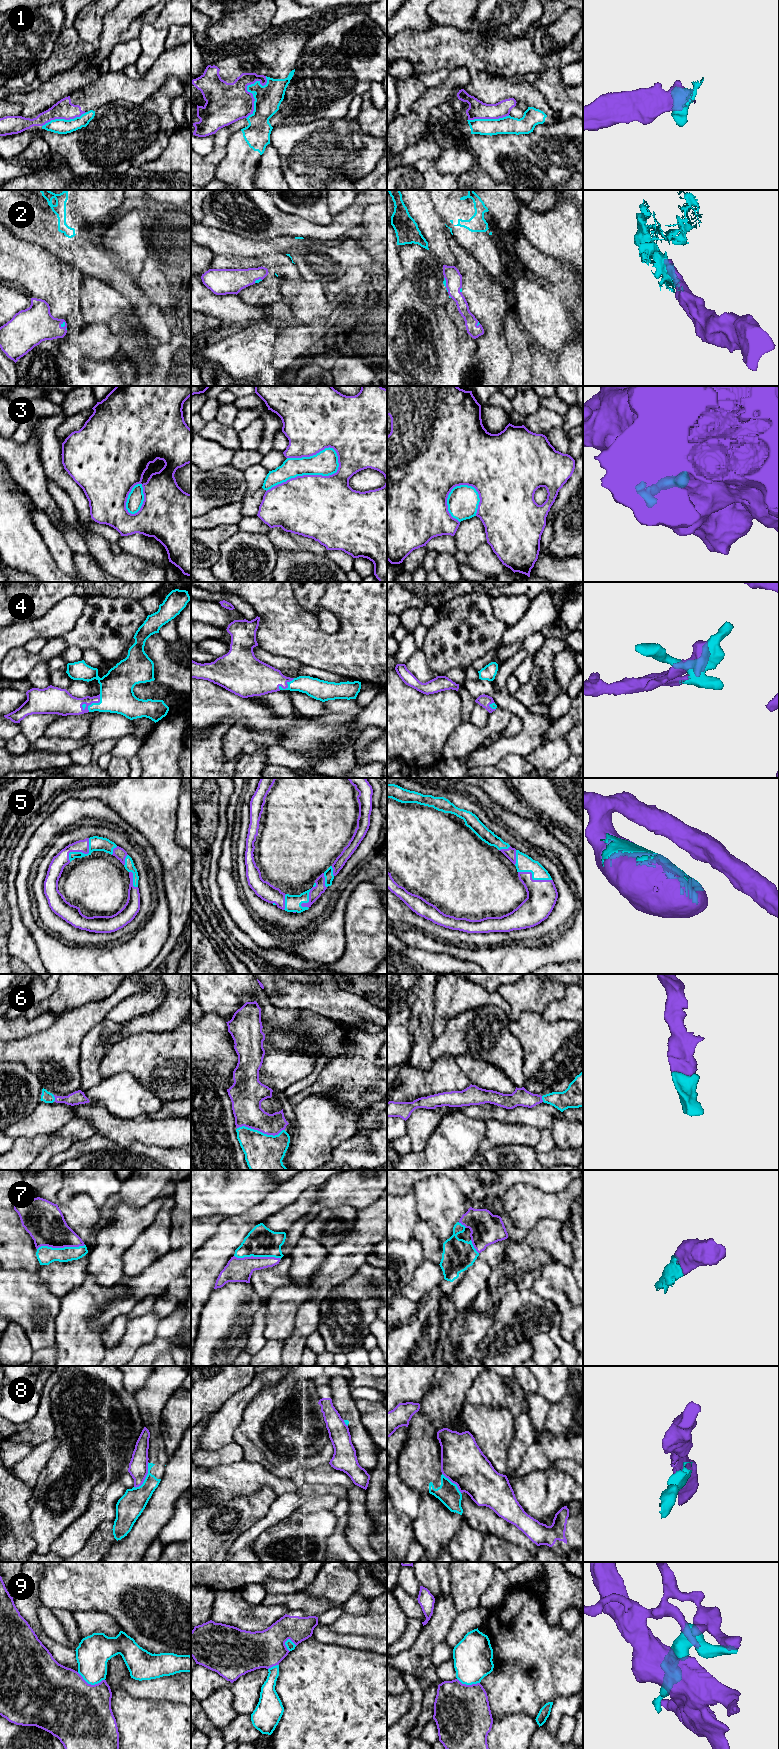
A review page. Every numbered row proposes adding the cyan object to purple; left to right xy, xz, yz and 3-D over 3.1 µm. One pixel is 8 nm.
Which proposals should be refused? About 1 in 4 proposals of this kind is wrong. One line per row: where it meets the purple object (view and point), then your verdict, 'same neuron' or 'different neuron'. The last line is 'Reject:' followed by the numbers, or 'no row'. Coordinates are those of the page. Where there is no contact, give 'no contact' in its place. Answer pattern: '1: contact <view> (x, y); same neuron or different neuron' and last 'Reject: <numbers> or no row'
1: contact xz (246, 90); different neuron
2: contact xy (62, 323); same neuron
3: contact xz (311, 475); different neuron
4: contact xy (94, 702); same neuron
5: contact xy (81, 851); same neuron
6: contact xz (261, 1131); same neuron
7: contact xy (60, 1247); same neuron
8: contact xy (146, 1475); different neuron
9: contact xy (90, 1684); different neuron
Reject: 1, 3, 8, 9

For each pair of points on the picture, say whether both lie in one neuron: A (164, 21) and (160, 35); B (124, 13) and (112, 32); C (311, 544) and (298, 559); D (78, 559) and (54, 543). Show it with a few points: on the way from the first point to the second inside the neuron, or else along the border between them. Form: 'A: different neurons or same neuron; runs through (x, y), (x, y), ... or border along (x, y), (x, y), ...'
A: different neurons; border along (152, 24), (156, 28), (167, 29)
B: same neuron; runs through (120, 18), (113, 27)
C: different neurons; border along (281, 551), (311, 551), (325, 556)
D: different neurons; border along (73, 554), (73, 566), (76, 571)

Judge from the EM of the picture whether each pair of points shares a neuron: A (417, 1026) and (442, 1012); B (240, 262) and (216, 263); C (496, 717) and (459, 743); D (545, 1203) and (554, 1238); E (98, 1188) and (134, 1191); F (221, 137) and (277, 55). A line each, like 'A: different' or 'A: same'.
A: different
B: same
C: same
D: different
E: different
F: different

